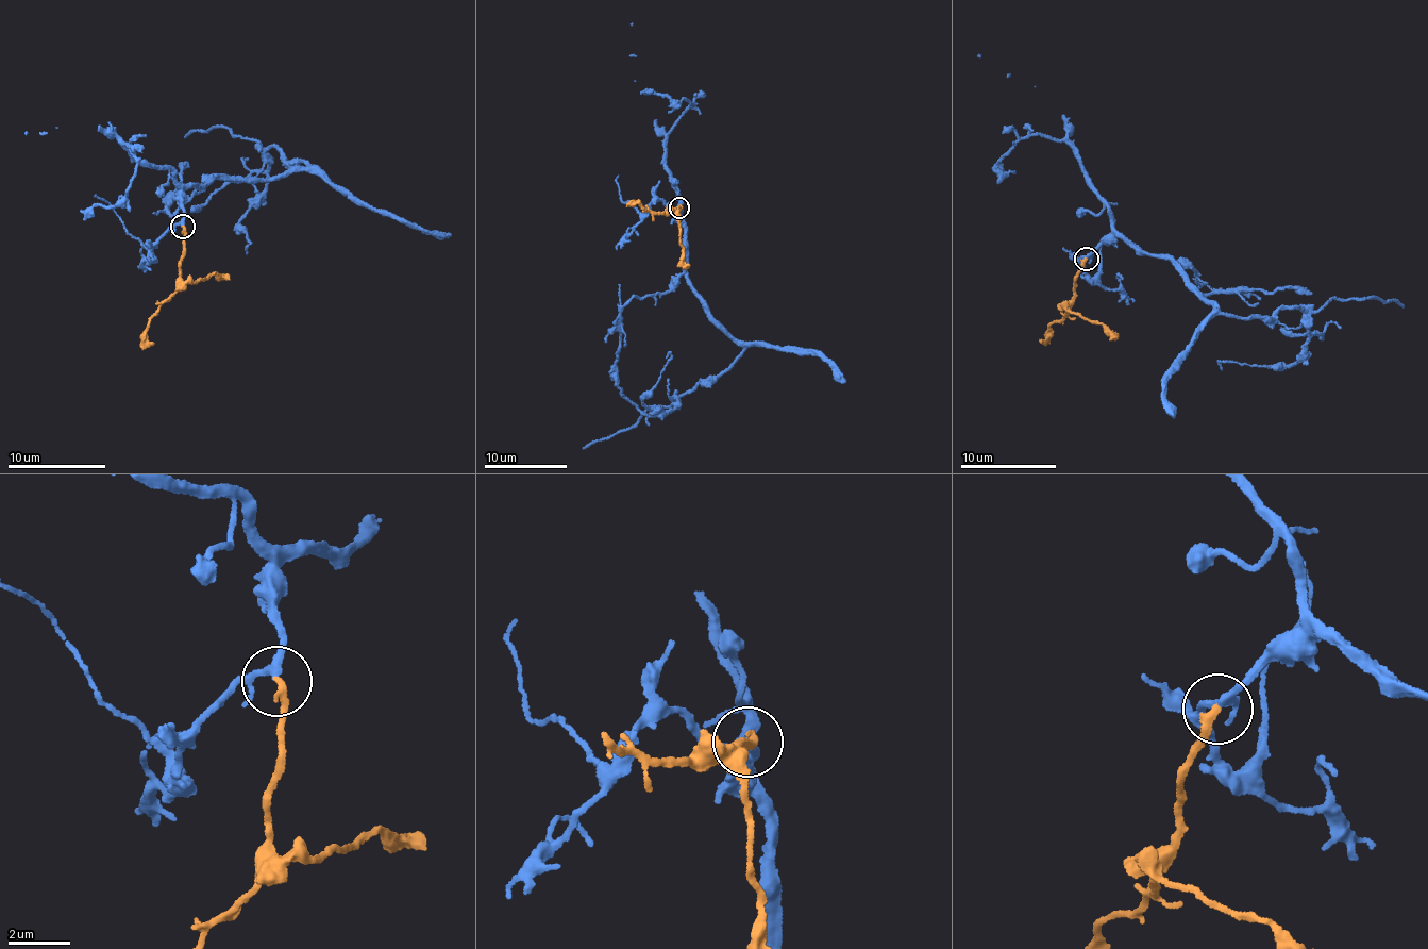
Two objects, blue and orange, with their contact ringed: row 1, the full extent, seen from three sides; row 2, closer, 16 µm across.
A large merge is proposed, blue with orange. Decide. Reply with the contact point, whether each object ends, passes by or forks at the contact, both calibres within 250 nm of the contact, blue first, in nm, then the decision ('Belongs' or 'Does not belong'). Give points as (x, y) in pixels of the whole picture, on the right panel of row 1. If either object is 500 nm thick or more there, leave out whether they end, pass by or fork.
Place: (1086, 259). At the ring blue passes by. At the ring orange ends. Thickness 200 nm (blue) against 260 nm. Belongs

